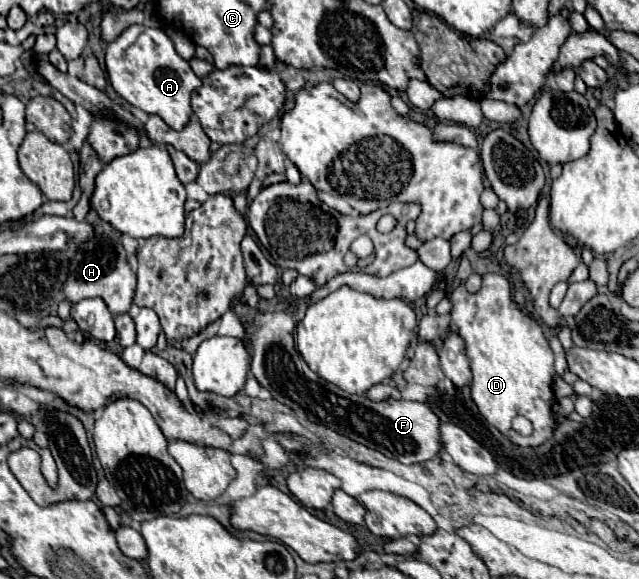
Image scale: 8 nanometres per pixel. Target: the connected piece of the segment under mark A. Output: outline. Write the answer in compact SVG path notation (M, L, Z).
M130 25L116 41L108 43L106 71L114 91L130 105L148 115L160 115L168 127L176 131L188 125L192 117L190 95L202 85L202 81L194 75L190 63L176 53L174 41L162 29Z

